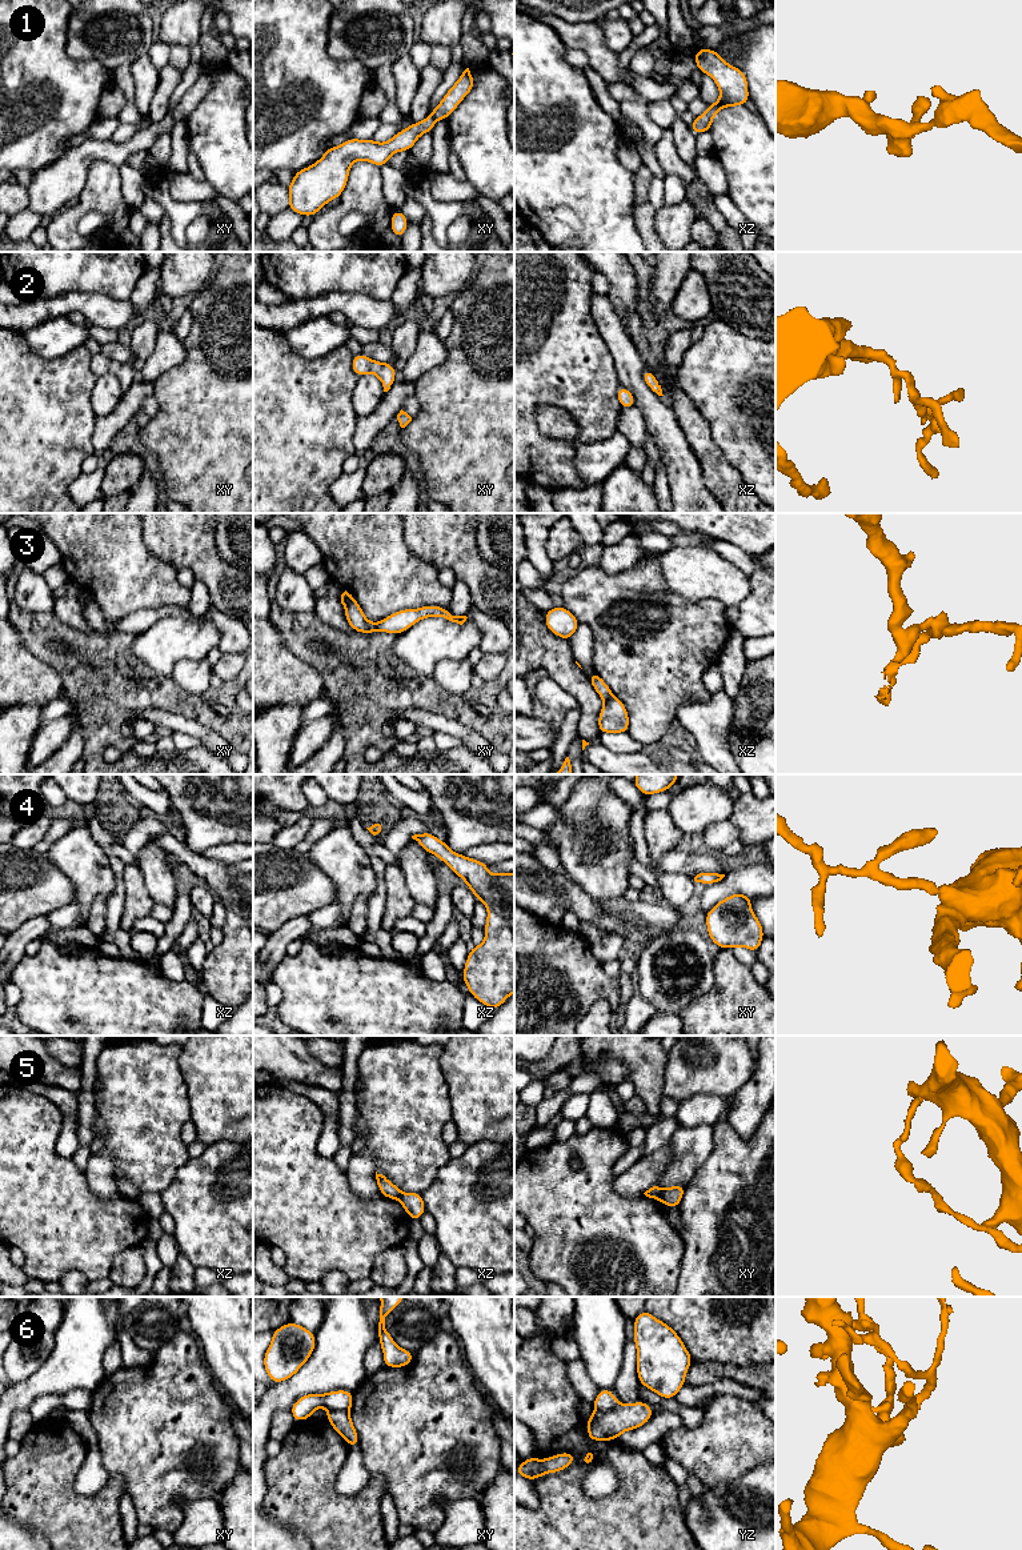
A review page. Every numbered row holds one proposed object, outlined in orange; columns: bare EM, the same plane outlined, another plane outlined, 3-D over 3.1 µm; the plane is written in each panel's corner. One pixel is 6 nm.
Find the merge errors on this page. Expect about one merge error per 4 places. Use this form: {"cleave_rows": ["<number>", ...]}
{"cleave_rows": ["3", "5", "6"]}

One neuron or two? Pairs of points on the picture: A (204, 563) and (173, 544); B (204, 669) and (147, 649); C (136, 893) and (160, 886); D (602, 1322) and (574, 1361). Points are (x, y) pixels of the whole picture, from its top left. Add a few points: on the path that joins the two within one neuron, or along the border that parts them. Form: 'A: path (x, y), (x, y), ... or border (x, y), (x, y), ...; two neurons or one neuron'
A: path (196, 555), (185, 544), (181, 544); one neuron
B: border (204, 657), (181, 659), (169, 676); two neurons
C: border (137, 865), (145, 889), (156, 904); two neurons
D: border (574, 1354), (582, 1361), (586, 1374), (594, 1382); two neurons

